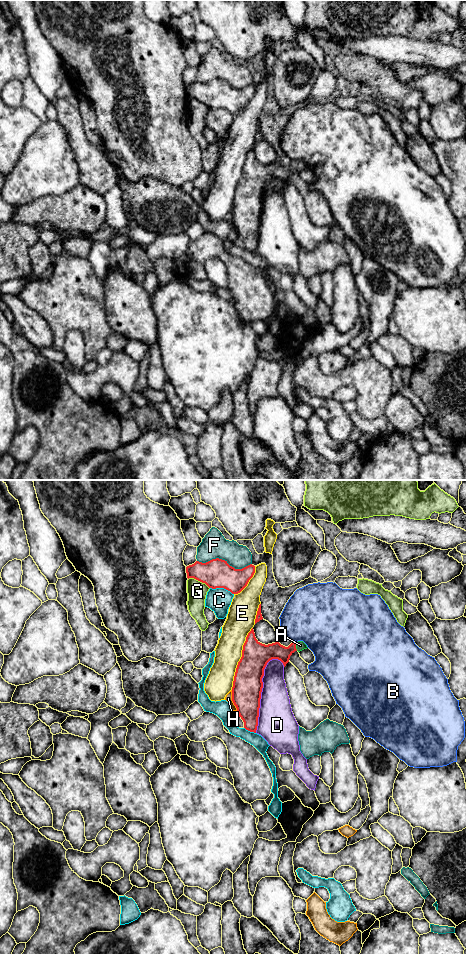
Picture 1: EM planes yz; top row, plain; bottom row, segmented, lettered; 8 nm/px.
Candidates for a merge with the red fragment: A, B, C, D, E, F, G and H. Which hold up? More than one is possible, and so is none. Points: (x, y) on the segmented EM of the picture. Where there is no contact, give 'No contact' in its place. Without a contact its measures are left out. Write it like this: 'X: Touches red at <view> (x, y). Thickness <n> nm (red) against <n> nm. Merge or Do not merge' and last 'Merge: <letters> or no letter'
A: Touches red at yz (295, 646). Thickness 140 nm (red) against 70 nm. Merge
B: Touches red at yz (294, 641). Thickness 130 nm (red) against 440 nm. Do not merge
C: Touches red at yz (222, 587). Thickness 240 nm (red) against 190 nm. Do not merge
D: Touches red at yz (260, 693). Thickness 240 nm (red) against 280 nm. Do not merge
E: Touches red at yz (241, 658). Thickness 240 nm (red) against 220 nm. Do not merge
F: Touches red at yz (224, 560). Thickness 240 nm (red) against 200 nm. Do not merge
G: Touches red at yz (199, 580). Thickness 240 nm (red) against 160 nm. Do not merge
H: Touches red at yz (232, 700). Thickness 240 nm (red) against 60 nm. Do not merge
Merge: A

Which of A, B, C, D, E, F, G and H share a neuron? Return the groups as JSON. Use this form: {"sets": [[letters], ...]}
{"sets": [["A"], ["B"], ["C"], ["D"], ["E"], ["F"], ["G"], ["H"]]}

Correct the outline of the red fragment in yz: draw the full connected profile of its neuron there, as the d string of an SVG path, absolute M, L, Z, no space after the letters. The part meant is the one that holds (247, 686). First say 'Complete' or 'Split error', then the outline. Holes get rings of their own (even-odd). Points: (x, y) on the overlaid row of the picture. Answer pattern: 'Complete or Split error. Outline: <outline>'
Split error. Outline: M253 628L248 633L232 687L232 701L246 730L254 733L257 730L262 678L267 663L272 659L278 659L285 667L295 651L300 652L307 648L303 641L292 641L288 647L278 641L265 645L256 639Z

